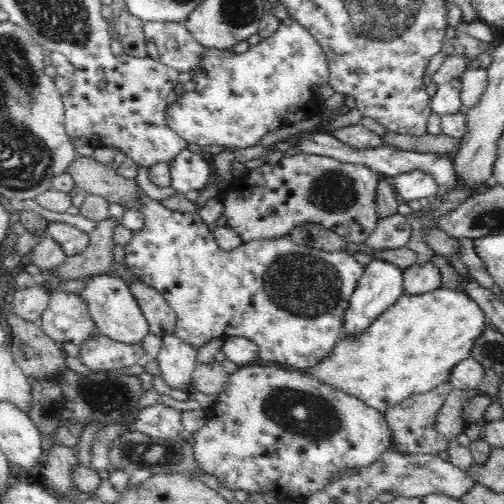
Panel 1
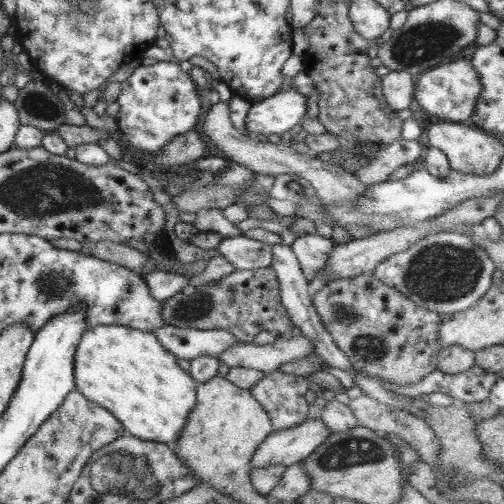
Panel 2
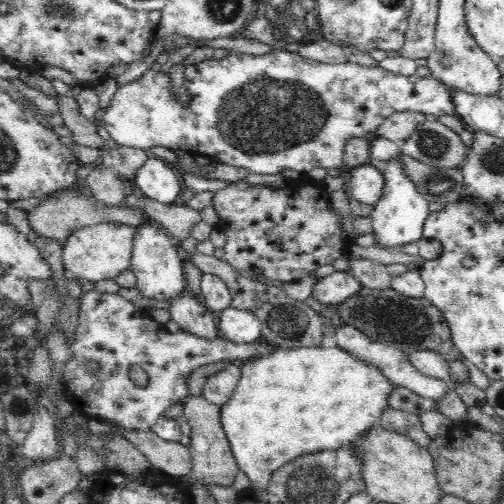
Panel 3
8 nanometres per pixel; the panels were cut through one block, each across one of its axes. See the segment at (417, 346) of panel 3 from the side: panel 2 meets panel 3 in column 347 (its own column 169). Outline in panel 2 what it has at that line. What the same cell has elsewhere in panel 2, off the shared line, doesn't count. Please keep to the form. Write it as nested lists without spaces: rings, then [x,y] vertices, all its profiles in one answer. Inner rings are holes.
[[[271,266],[257,270],[233,270],[211,284],[189,284],[177,296],[161,302],[161,318],[167,326],[197,328],[197,330],[227,330],[241,344],[251,344],[253,336],[267,330],[275,340],[293,338],[301,334],[279,296],[279,280]]]

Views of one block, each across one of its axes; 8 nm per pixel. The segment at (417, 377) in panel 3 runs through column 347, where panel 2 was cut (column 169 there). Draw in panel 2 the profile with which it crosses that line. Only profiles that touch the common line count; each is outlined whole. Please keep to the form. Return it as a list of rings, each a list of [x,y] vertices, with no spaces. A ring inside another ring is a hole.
[[[165,326],[153,330],[157,342],[169,350],[175,358],[193,360],[197,356],[221,356],[225,350],[241,344],[231,332],[227,330],[197,330],[197,328],[177,328]]]

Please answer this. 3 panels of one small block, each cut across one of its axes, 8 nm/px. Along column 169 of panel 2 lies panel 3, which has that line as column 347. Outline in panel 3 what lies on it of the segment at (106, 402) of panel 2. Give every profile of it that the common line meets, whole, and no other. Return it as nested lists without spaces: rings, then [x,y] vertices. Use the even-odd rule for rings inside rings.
[[[310,346],[310,348],[278,350],[278,352],[270,354],[270,356],[260,356],[260,358],[246,360],[246,362],[240,364],[240,368],[242,368],[242,380],[240,380],[238,388],[234,390],[232,398],[222,406],[222,428],[224,428],[226,438],[230,442],[230,448],[232,448],[232,454],[236,458],[238,470],[248,476],[248,480],[252,482],[252,488],[256,488],[256,490],[266,488],[270,484],[270,480],[272,480],[272,474],[278,468],[282,468],[284,464],[288,464],[288,462],[292,462],[292,460],[296,460],[296,458],[300,458],[304,454],[316,454],[316,452],[324,452],[324,450],[338,450],[338,448],[342,448],[346,444],[354,442],[360,434],[368,432],[382,418],[382,414],[388,410],[386,398],[392,392],[392,382],[378,368],[372,368],[370,364],[364,364],[364,362],[356,360],[354,356],[350,356],[348,352],[344,352],[340,348],[324,348],[324,346],[314,348],[314,346]]]

